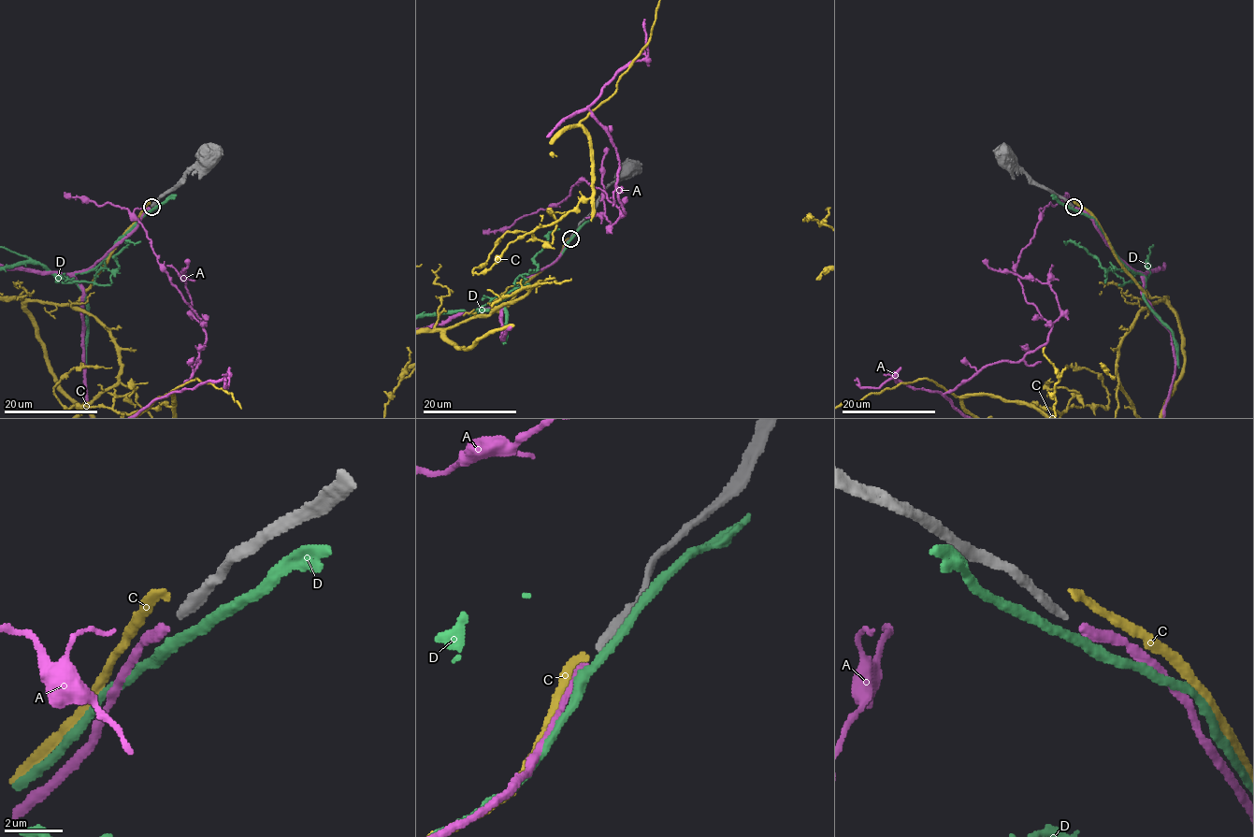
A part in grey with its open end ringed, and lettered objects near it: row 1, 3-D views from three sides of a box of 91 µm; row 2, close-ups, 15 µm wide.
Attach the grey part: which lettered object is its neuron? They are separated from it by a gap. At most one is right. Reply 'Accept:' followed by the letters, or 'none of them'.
Accept: A

